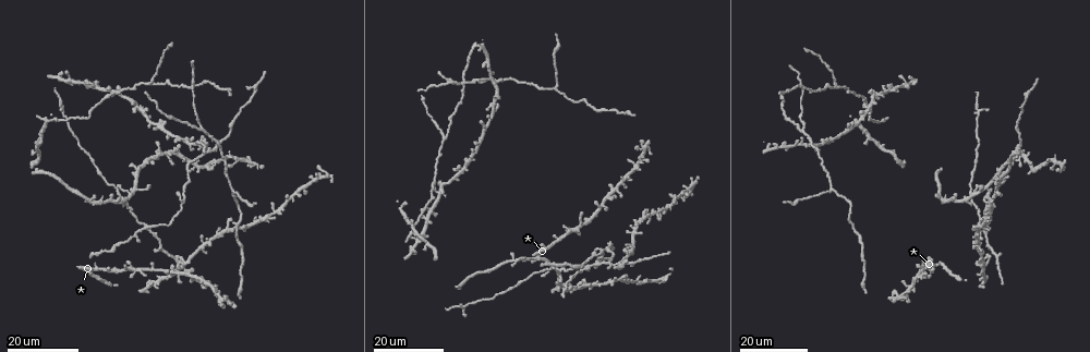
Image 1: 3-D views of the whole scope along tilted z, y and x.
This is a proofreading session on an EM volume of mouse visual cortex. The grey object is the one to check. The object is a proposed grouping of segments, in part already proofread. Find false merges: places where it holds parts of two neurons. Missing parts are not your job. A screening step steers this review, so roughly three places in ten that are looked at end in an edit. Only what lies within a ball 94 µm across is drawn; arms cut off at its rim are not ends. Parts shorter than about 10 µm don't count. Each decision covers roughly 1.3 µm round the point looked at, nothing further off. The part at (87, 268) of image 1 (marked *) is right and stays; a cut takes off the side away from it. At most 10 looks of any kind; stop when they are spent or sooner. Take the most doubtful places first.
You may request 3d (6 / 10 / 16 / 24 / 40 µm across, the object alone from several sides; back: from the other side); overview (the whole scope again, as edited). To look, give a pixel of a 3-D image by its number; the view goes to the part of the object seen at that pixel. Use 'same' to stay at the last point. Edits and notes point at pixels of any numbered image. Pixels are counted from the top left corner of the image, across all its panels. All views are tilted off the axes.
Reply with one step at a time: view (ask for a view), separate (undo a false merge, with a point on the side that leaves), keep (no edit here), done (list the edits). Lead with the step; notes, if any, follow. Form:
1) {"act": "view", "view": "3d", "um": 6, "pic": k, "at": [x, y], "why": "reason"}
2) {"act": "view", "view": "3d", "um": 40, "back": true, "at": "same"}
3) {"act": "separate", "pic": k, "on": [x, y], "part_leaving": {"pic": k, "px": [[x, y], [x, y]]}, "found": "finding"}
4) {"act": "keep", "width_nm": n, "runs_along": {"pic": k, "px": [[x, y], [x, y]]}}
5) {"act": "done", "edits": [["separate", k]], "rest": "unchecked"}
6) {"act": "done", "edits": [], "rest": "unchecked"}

{"act": "view", "view": "3d", "um": 24, "pic": 1, "at": [972, 199], "why": "a fork"}

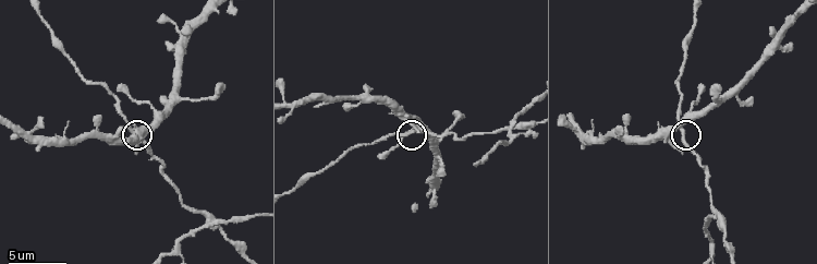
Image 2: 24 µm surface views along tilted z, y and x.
{"act": "view", "view": "3d", "um": 10, "pic": 2, "at": [683, 137]}

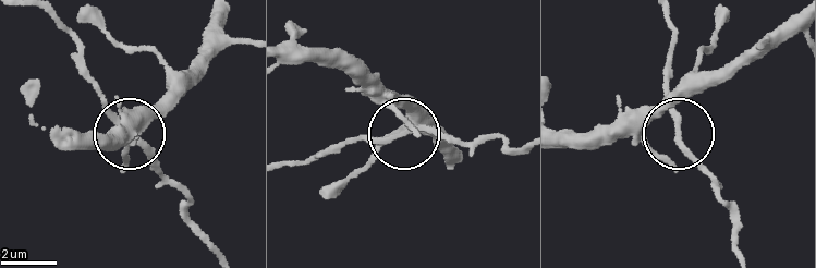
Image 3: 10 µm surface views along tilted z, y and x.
{"act": "keep", "runs_along": {"pic": 3, "px": [[222, 251], [83, 78]]}, "found": "all the same neuron"}

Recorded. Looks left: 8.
{"act": "view", "view": "3d", "um": 24, "pic": 1, "at": [152, 83], "why": "side arm on a straight run"}

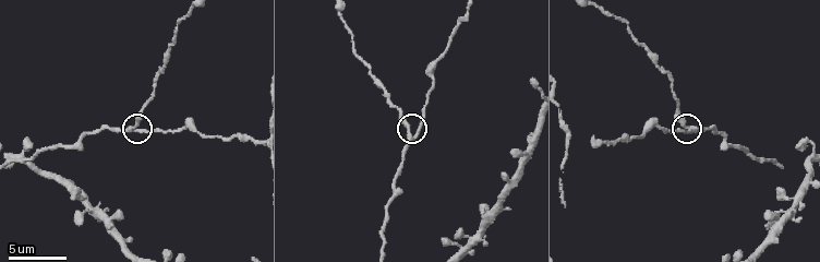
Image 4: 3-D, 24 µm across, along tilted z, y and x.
{"act": "view", "view": "3d", "um": 6, "pic": 4, "at": [414, 136], "why": "closer look"}

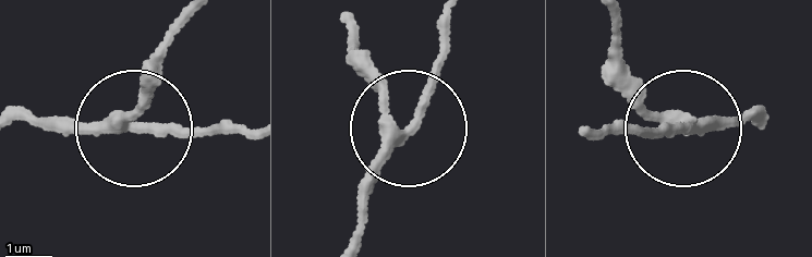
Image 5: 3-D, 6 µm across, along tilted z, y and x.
{"act": "keep", "side_arm_um": 19, "arms": 3, "found": "one neuron here"}

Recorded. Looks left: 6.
{"act": "view", "view": "3d", "um": 16, "pic": 1, "at": [631, 264], "why": "three-way junction"}

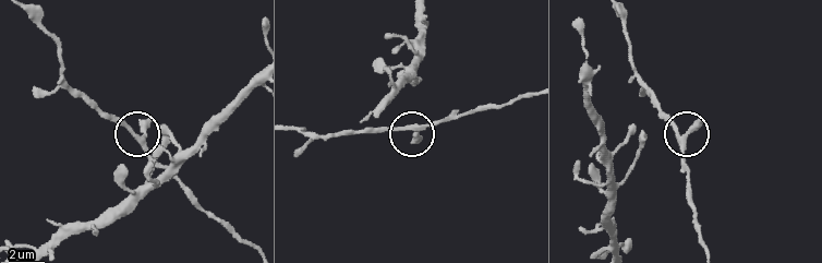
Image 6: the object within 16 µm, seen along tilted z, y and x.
{"act": "view", "view": "3d", "um": 6, "pic": 6, "at": [142, 138]}

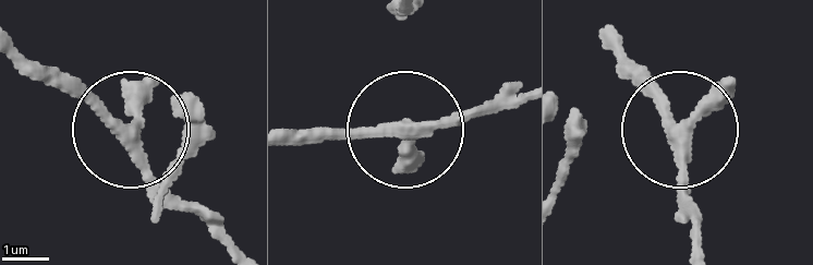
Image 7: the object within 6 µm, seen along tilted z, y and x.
{"act": "keep", "arms": 3, "runs_along": {"pic": 7, "px": [[16, 47], [123, 121], [143, 164], [228, 241]]}, "found": "one neuron here"}

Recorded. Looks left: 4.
{"act": "view", "view": "3d", "um": 10, "pic": 2, "at": [523, 111], "why": "three arms meet"}

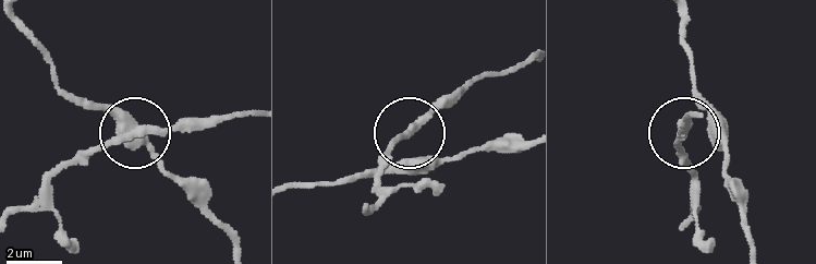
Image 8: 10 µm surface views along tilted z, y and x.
{"act": "keep", "found": "all the same neuron"}

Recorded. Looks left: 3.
{"act": "view", "view": "3d", "um": 10, "pic": 4, "at": [641, 133], "why": "thick turns thin"}

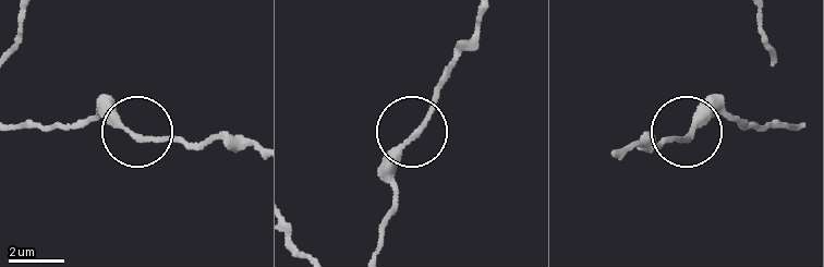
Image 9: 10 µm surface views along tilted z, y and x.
{"act": "keep", "width_nm": 210, "runs_along": {"pic": 9, "px": [[21, 128], [71, 129], [111, 114], [150, 136], [205, 144]]}, "found": "one neuron here"}

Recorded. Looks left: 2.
{"act": "done", "edits": [], "rest": "unchecked"}

